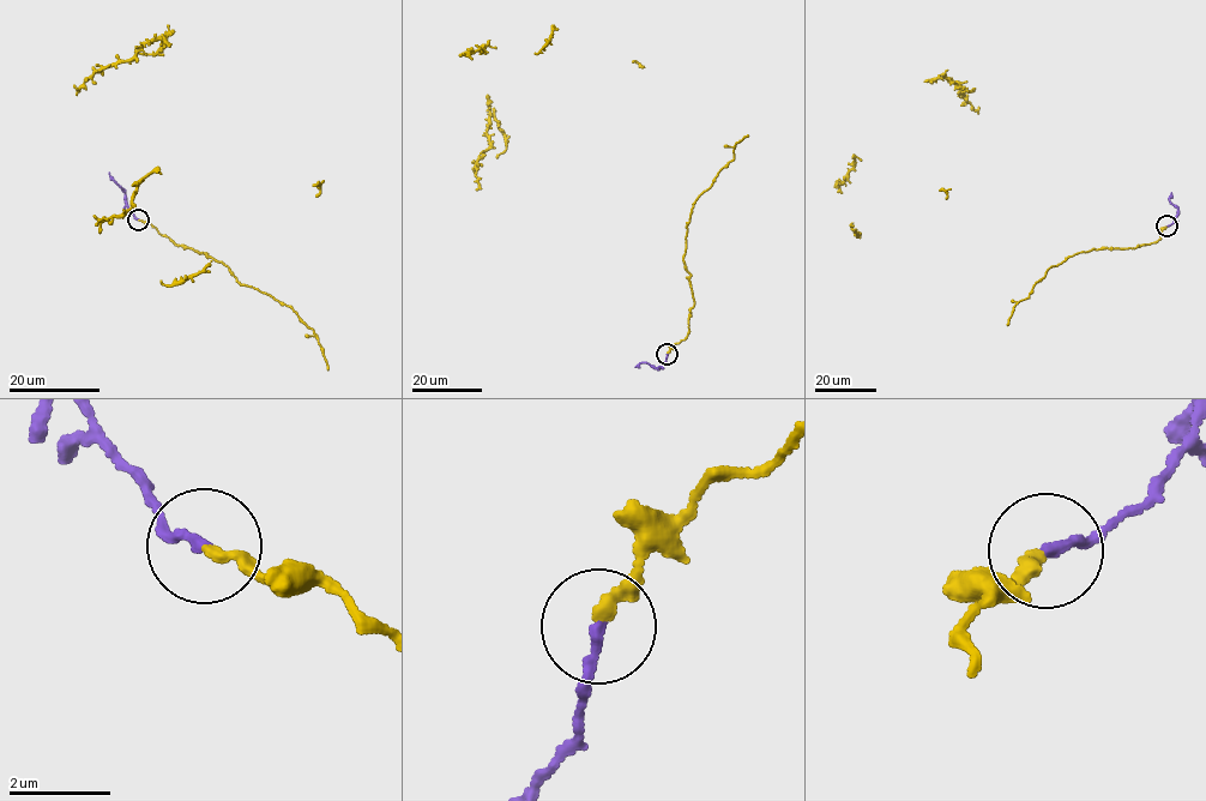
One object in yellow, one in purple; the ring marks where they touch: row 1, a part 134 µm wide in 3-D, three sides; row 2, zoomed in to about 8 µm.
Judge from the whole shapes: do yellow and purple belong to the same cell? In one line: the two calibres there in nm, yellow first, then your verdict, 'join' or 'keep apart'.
260/200 nm | join

